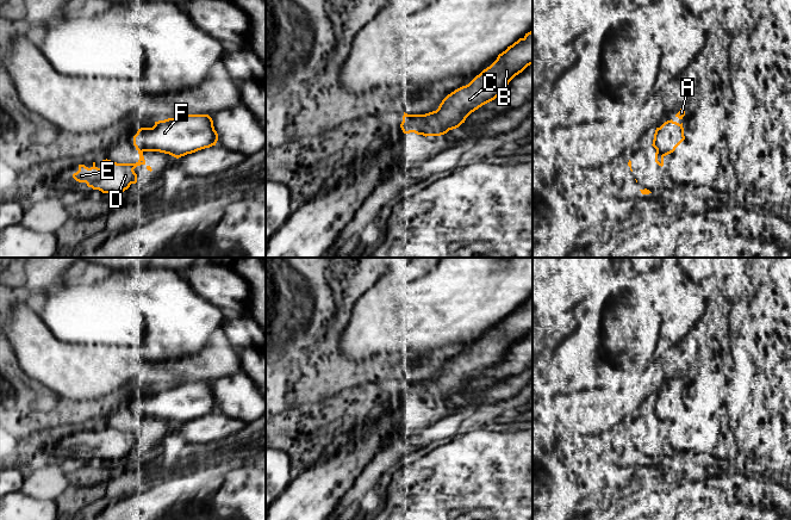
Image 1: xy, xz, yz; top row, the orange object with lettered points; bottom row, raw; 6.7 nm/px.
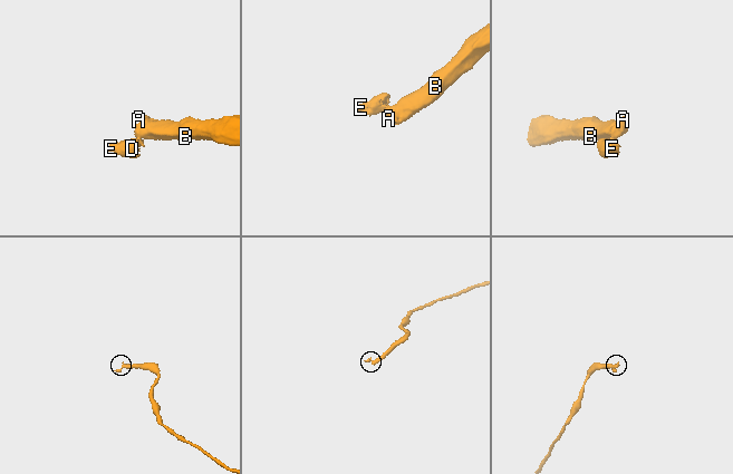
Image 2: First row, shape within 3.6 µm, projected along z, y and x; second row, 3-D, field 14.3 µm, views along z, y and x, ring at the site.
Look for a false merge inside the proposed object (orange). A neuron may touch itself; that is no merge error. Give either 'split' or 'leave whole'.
split

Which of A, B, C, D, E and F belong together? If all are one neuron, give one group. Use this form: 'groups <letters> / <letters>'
groups A B C F / D E

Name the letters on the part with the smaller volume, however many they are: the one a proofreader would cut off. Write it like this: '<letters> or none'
D, E

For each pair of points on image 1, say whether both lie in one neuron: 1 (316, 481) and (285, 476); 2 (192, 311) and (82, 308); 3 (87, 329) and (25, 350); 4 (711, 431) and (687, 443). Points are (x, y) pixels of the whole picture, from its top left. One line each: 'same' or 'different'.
1: different
2: same
3: different
4: same

